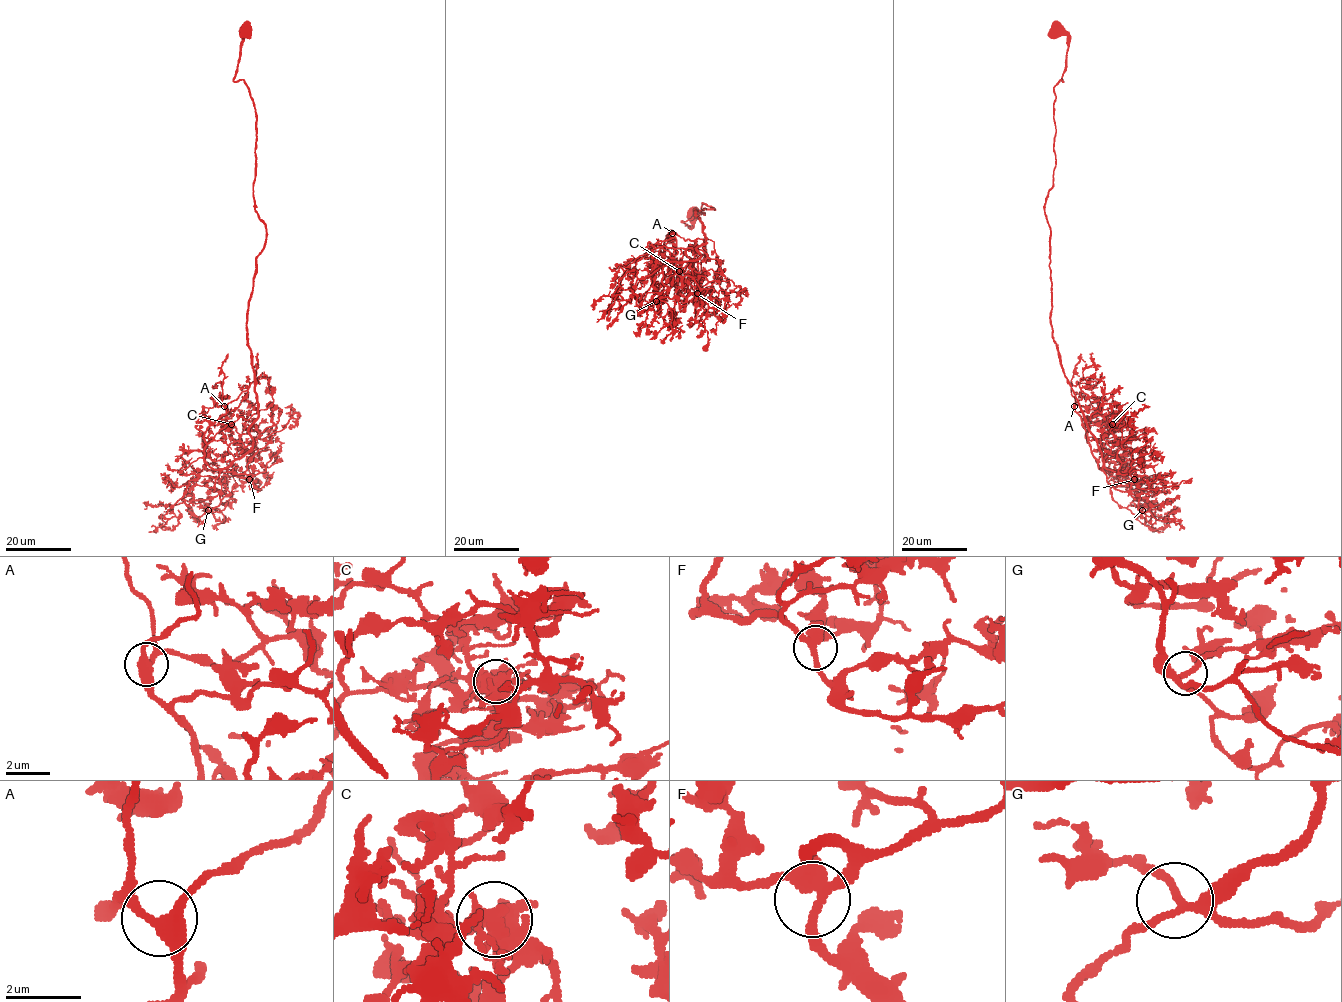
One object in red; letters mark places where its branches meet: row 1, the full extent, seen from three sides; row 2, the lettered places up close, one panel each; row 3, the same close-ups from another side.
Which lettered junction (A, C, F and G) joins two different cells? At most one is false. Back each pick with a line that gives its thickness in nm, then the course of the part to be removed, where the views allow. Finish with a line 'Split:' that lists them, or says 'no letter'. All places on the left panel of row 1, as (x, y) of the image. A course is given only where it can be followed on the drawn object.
C: 500 nm thick
Split: C

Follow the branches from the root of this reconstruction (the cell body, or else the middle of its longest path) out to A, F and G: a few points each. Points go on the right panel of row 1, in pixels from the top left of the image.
A: (1056, 28), (1067, 52), (1053, 88), (1055, 168), (1044, 206), (1050, 323), (1101, 469), (1074, 406)
F: (1056, 28), (1067, 52), (1053, 88), (1055, 168), (1044, 206), (1052, 337), (1102, 464), (1134, 479)
G: (1056, 28), (1067, 52), (1053, 88), (1055, 168), (1044, 206), (1052, 337), (1106, 480), (1132, 492), (1142, 510)

